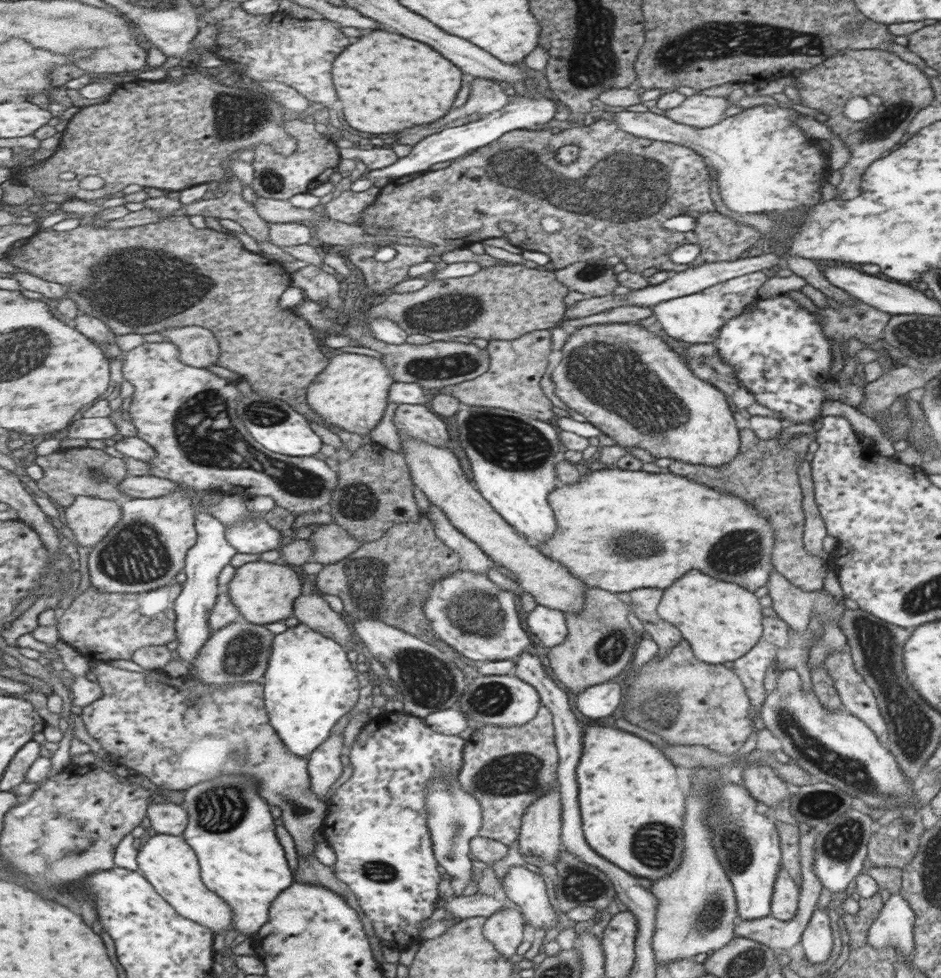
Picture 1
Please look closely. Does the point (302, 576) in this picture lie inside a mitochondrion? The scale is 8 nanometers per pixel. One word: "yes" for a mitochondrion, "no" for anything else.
no

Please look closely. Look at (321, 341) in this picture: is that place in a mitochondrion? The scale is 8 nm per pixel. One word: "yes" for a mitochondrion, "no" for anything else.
no

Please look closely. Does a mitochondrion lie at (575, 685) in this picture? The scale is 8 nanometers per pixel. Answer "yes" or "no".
no

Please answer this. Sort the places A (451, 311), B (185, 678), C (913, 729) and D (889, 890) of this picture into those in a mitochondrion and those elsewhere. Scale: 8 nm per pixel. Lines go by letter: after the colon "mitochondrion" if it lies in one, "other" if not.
A: mitochondrion
B: other
C: mitochondrion
D: other

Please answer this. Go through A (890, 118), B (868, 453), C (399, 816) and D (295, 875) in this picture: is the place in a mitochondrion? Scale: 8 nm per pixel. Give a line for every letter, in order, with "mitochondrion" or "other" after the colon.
A: mitochondrion
B: other
C: other
D: other

